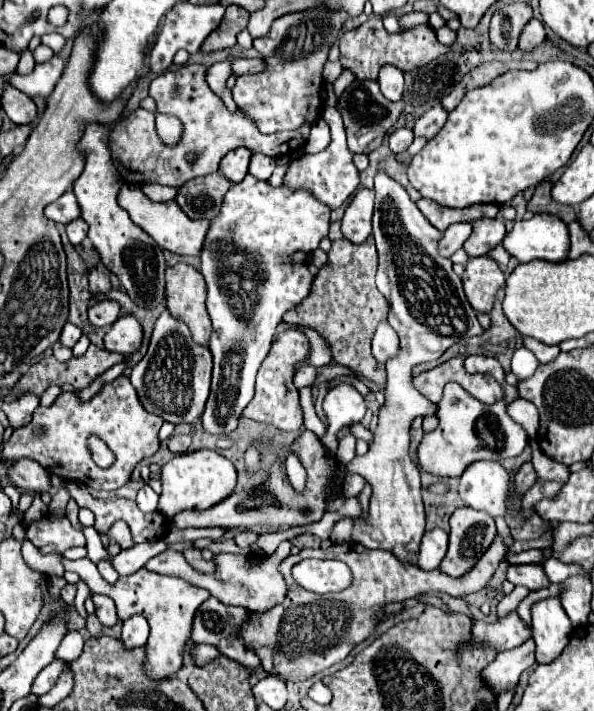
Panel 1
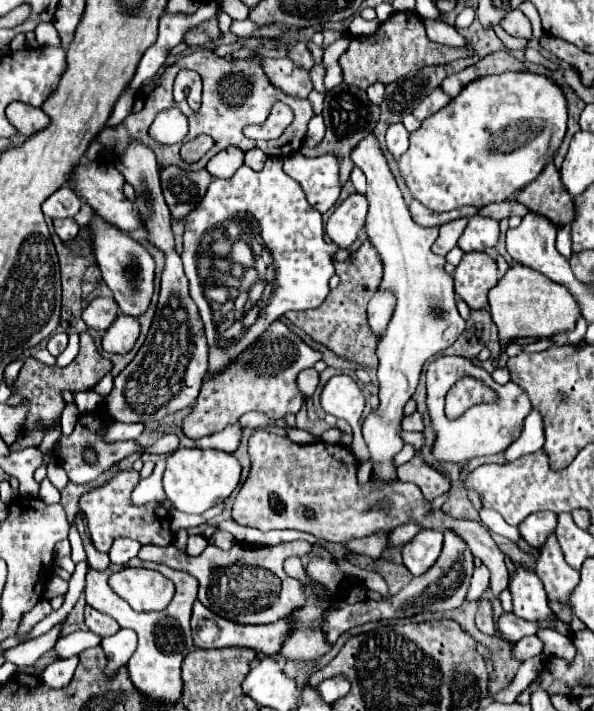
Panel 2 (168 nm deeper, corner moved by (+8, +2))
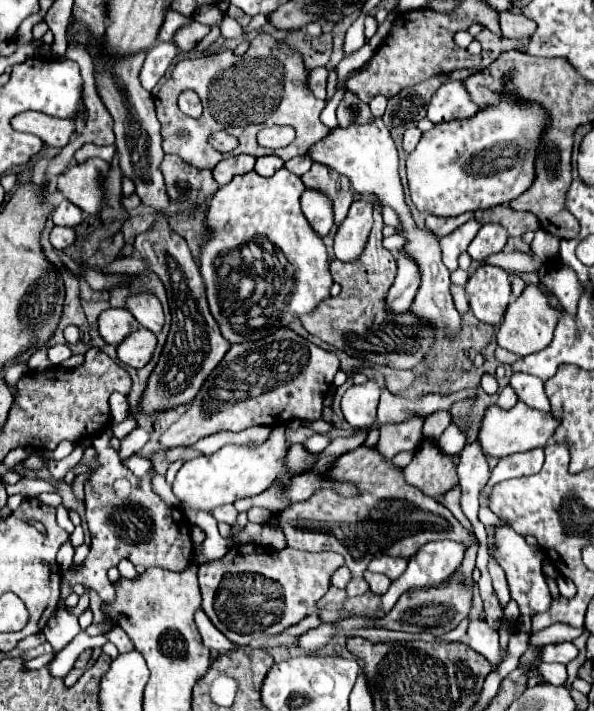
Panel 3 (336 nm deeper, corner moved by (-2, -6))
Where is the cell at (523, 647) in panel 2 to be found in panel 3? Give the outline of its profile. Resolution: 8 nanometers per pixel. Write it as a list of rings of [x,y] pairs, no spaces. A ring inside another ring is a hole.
[[[562,642],[562,644],[548,644],[546,648],[542,648],[540,660],[542,662],[562,662],[562,664],[568,664],[576,656],[578,656],[576,646],[572,642]]]

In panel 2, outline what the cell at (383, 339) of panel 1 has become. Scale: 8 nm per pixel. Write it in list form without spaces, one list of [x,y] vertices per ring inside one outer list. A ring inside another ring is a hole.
[[[376,292],[372,300],[368,302],[368,320],[372,326],[372,332],[382,336],[384,328],[388,326],[388,320],[392,316],[392,308],[396,306],[396,298],[392,292]]]

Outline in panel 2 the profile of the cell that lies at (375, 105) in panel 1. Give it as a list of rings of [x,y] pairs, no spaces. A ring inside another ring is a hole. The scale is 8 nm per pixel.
[[[338,84],[336,88],[326,92],[322,114],[324,114],[324,124],[326,124],[326,136],[322,138],[322,142],[316,148],[300,150],[300,154],[304,154],[304,156],[324,156],[324,152],[332,152],[338,158],[340,184],[344,186],[346,180],[350,178],[352,168],[354,168],[354,164],[350,160],[350,152],[362,138],[366,138],[374,130],[374,126],[378,122],[378,116],[380,116],[380,108],[374,106],[368,100],[364,90],[360,90],[356,86],[350,86],[350,84]]]

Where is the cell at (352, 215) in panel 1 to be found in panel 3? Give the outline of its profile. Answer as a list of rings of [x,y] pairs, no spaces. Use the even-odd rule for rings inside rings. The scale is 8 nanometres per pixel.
[[[360,198],[352,202],[348,216],[340,224],[336,238],[334,238],[334,254],[342,262],[352,262],[356,260],[362,250],[366,248],[368,234],[372,230],[372,202],[366,198]]]

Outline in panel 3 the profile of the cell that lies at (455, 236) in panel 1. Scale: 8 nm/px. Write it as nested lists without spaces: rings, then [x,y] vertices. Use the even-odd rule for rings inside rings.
[[[476,220],[466,222],[462,228],[456,228],[450,236],[442,238],[442,260],[448,270],[458,268],[458,256],[466,252],[468,244],[474,240],[480,224]]]

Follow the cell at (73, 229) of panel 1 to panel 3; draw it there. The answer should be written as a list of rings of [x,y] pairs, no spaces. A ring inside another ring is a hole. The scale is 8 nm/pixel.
[[[54,226],[54,230],[50,232],[50,242],[54,244],[54,248],[64,250],[76,242],[76,232],[68,226]]]

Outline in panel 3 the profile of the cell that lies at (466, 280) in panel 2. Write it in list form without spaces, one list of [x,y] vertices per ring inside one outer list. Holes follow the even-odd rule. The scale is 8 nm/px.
[[[482,264],[468,280],[466,294],[470,300],[470,310],[474,316],[486,324],[498,326],[502,322],[504,310],[512,300],[508,272]]]

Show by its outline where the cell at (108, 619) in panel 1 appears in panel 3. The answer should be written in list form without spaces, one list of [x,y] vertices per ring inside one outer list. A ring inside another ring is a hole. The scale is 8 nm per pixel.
[[[112,624],[106,632],[104,632],[104,636],[120,650],[120,652],[130,652],[134,646],[132,646],[132,642],[130,642],[130,638],[126,636],[126,632],[120,628],[120,626],[116,626],[116,624]]]

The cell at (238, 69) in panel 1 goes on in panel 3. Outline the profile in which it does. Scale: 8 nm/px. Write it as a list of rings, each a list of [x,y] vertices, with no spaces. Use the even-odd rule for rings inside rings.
[[[326,68],[308,70],[308,80],[306,80],[308,82],[308,88],[320,100],[326,100],[326,80],[328,80],[328,70]]]

